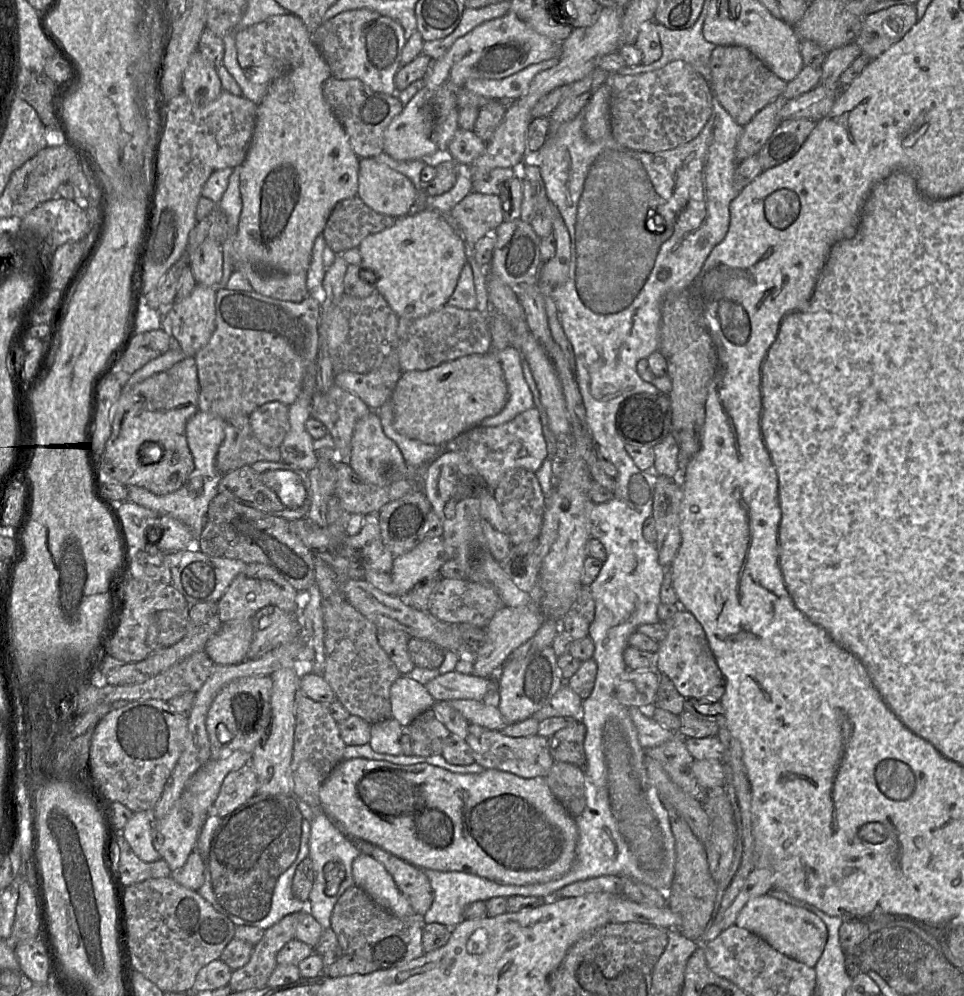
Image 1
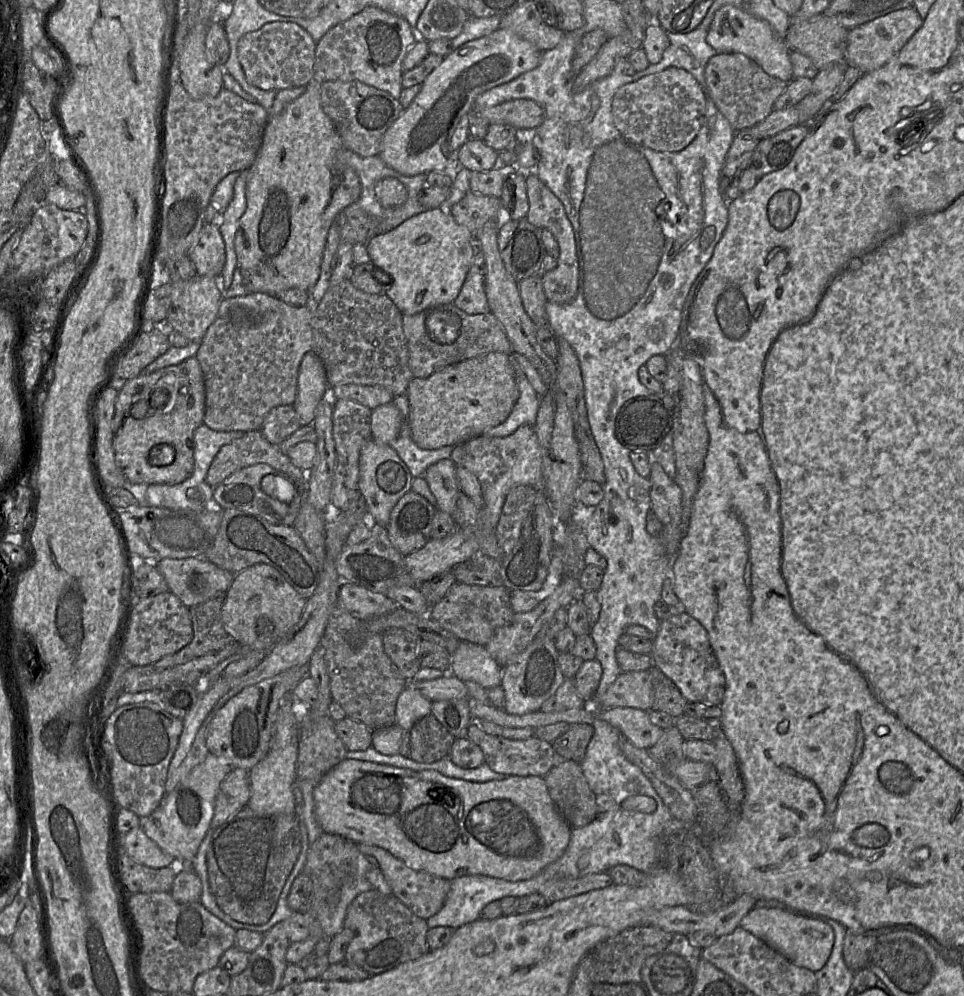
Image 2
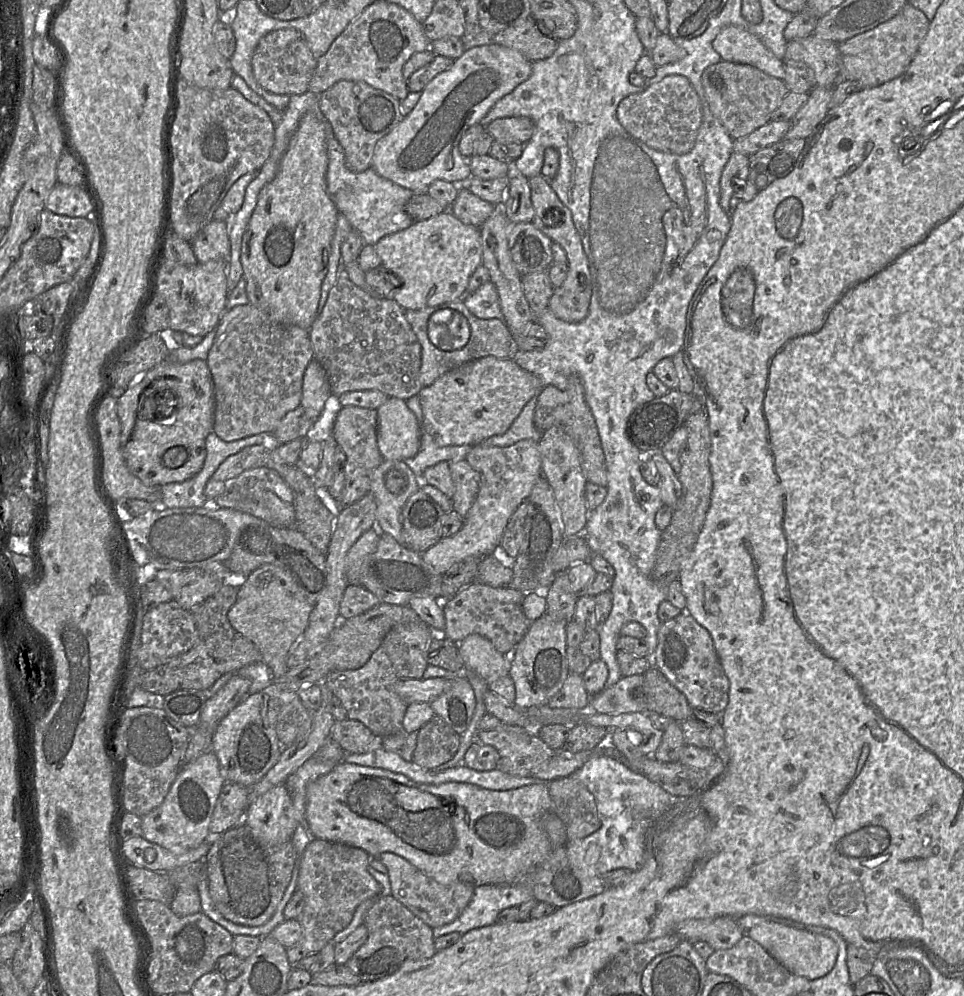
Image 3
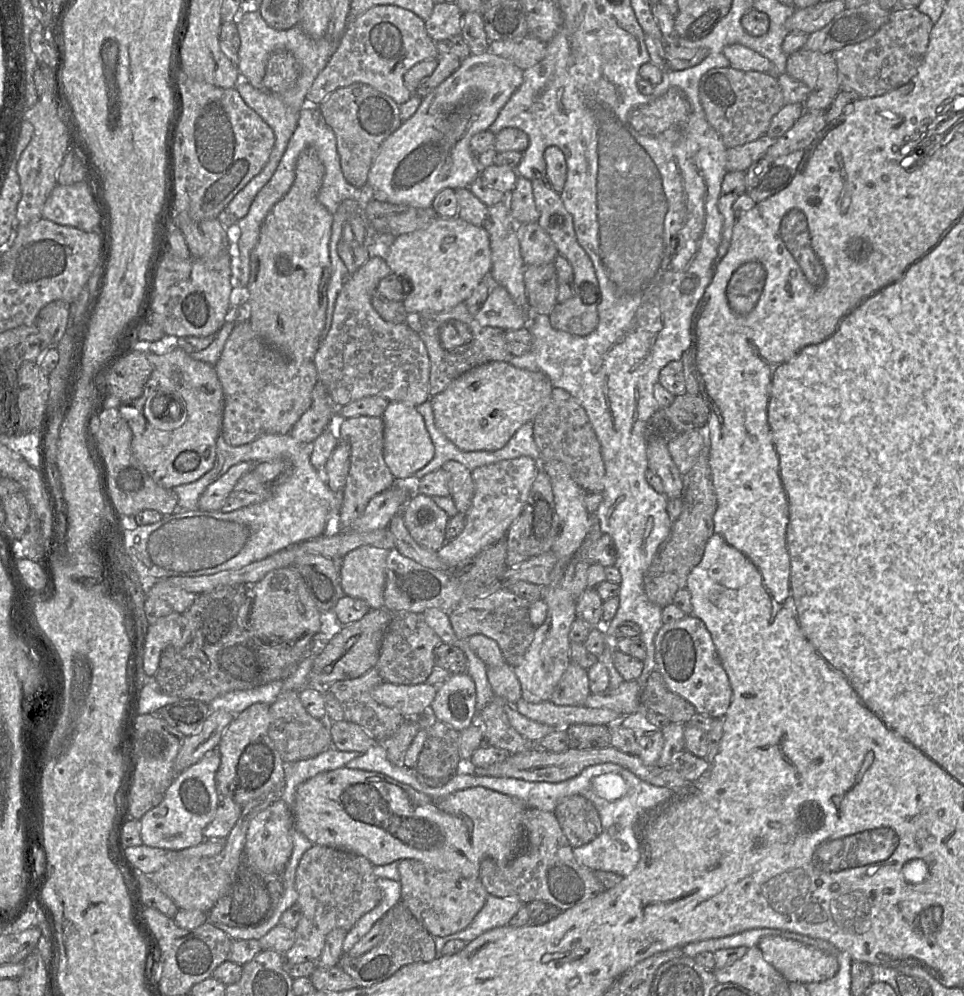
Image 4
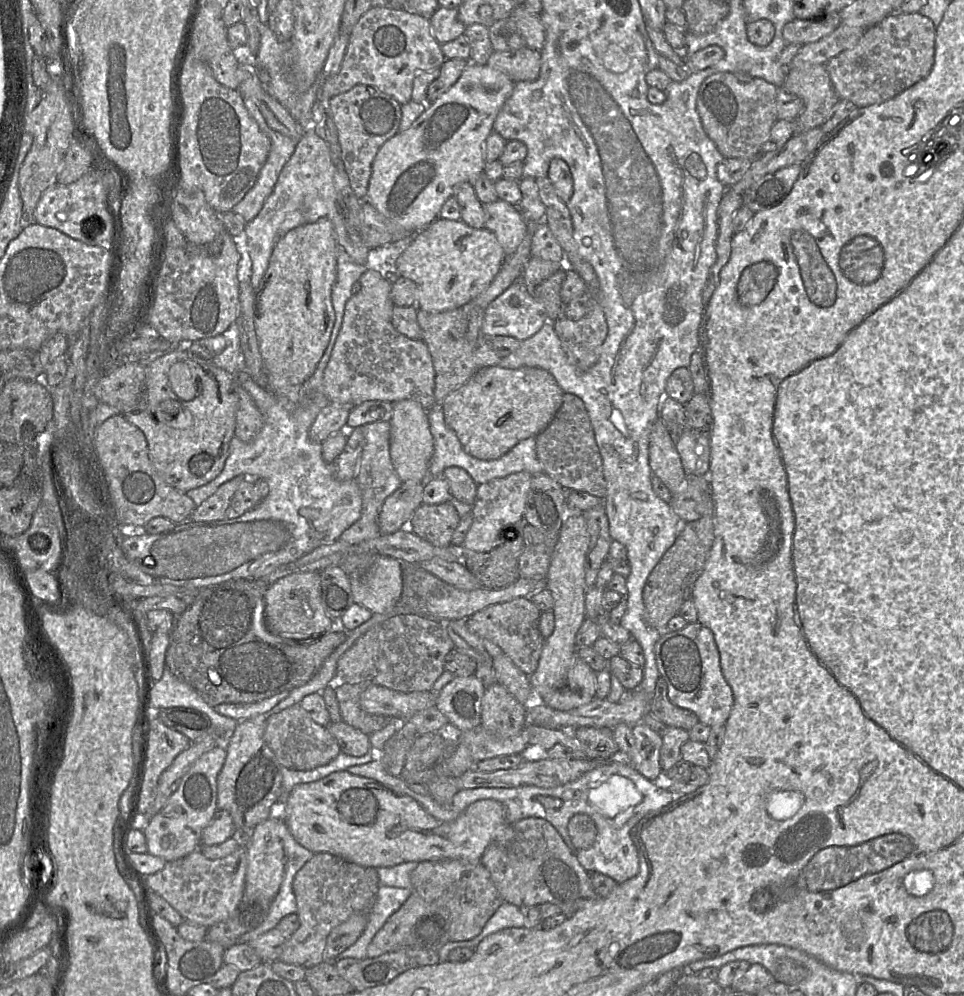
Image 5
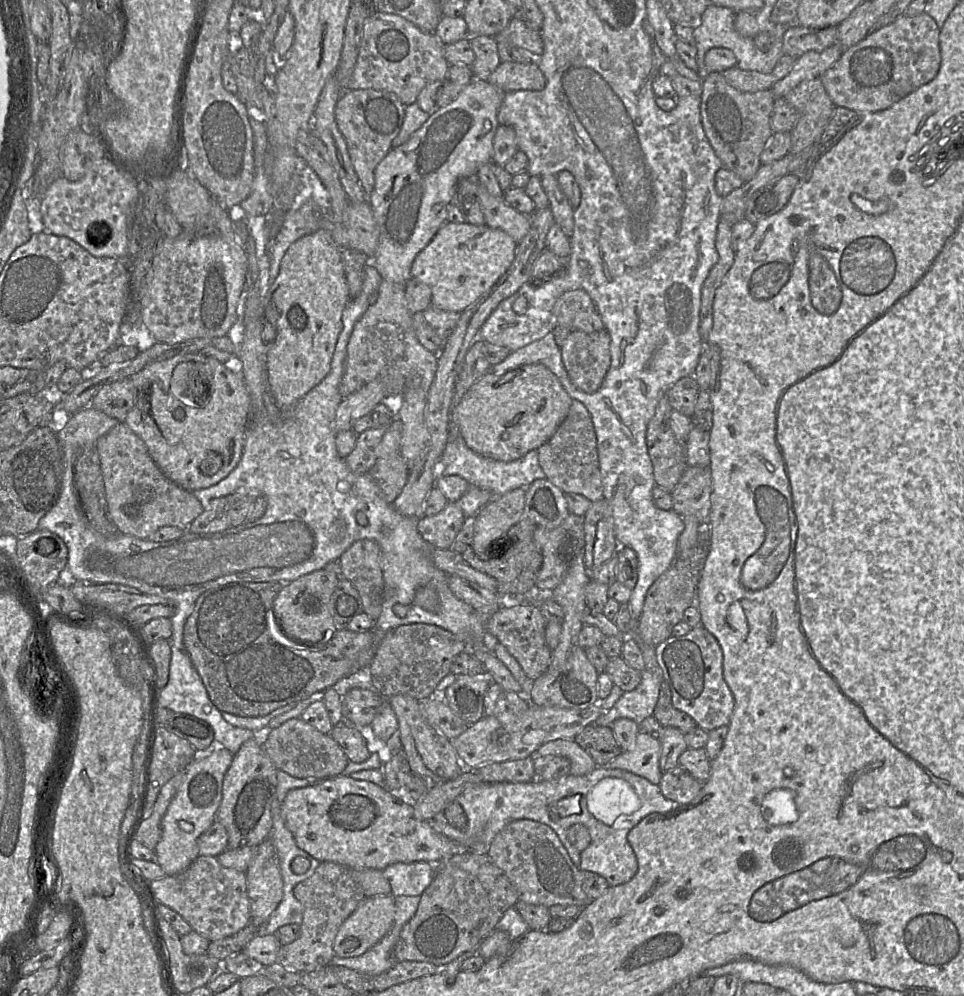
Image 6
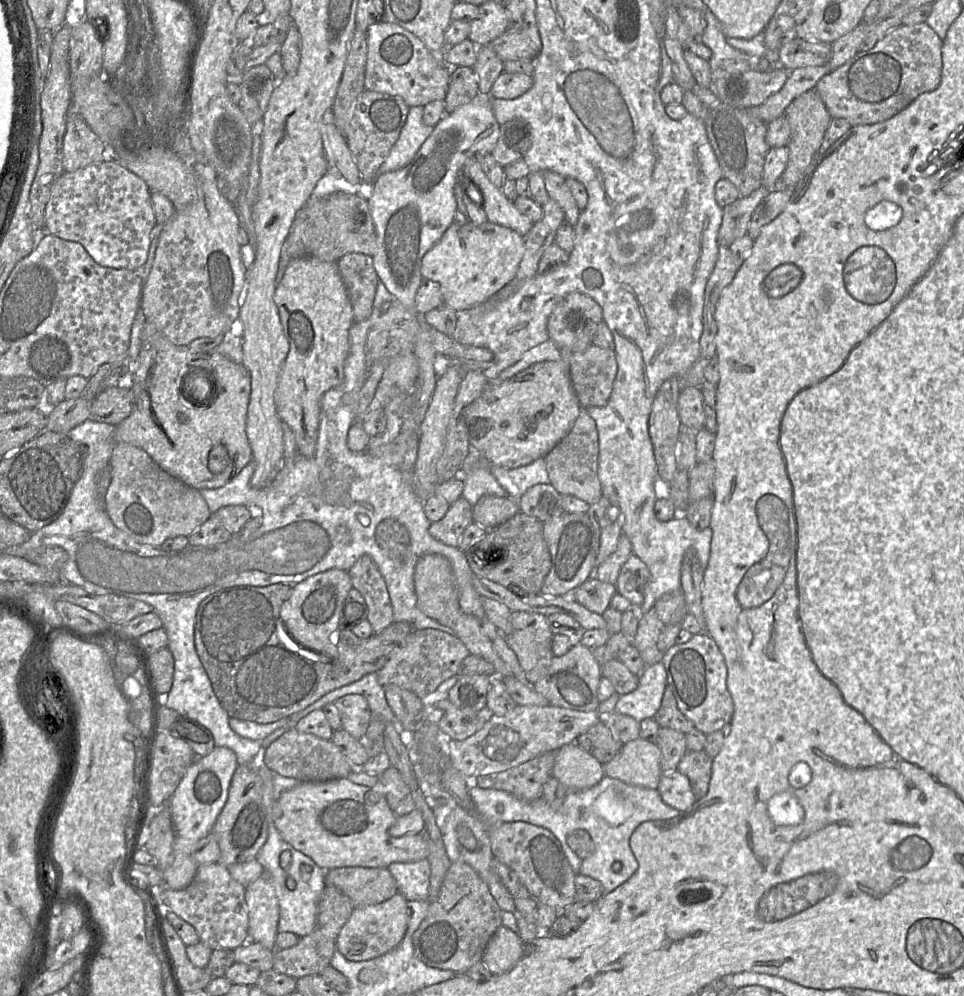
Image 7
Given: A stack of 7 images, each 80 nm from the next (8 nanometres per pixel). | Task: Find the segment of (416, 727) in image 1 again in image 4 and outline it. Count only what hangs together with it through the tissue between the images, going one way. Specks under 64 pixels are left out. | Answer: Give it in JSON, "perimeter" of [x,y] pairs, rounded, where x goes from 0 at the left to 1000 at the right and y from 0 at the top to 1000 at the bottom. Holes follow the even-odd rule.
{"perimeter":[[[451,722],[442,731],[442,736],[443,740],[430,772],[436,778],[444,782],[447,789],[464,786],[467,781],[474,777],[477,762],[487,765],[492,754],[503,747],[502,734],[497,726],[491,726],[480,734],[474,735],[464,727]]]}

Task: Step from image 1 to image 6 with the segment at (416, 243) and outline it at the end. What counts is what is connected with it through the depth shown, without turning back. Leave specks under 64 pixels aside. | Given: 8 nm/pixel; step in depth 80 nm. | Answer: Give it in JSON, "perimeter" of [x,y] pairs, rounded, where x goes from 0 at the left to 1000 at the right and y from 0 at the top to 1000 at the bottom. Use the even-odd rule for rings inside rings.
{"perimeter":[[[464,222],[430,258],[426,276],[447,288],[447,307],[478,315],[510,291],[531,265],[535,249],[536,243],[519,230]]]}

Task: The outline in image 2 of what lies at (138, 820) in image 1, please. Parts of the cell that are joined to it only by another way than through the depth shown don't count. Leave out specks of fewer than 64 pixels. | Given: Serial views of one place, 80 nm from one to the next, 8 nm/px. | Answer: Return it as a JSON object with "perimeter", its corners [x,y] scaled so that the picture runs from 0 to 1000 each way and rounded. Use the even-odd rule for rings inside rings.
{"perimeter":[[[145,829],[127,838],[126,846],[138,863],[152,870],[169,871],[182,864],[182,861],[170,855]]]}

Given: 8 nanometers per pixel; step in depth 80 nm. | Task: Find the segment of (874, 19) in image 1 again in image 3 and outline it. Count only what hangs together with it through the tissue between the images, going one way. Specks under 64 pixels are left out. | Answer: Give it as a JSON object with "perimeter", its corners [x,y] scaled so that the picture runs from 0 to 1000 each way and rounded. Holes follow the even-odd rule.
{"perimeter":[[[942,2],[923,20],[870,44],[872,79],[887,81],[893,88],[907,88],[935,76],[949,58],[964,26],[961,15]]]}

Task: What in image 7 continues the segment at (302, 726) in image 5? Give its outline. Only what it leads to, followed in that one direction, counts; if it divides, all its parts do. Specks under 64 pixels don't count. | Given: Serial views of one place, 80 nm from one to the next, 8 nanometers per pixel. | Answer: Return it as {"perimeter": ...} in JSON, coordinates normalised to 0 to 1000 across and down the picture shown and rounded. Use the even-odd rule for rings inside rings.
{"perimeter":[[[307,731],[295,735],[275,752],[274,766],[286,777],[317,786],[360,781],[364,775],[363,766],[344,743],[335,743],[324,737],[312,736]]]}

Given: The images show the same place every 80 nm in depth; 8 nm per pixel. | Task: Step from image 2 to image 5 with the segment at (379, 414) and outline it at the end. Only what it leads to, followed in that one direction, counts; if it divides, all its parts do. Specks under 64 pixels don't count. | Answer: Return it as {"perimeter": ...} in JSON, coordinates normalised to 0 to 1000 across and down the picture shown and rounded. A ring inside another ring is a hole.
{"perimeter":[[[426,401],[408,405],[408,416],[405,421],[405,458],[414,480],[417,484],[424,482],[437,483],[443,478],[449,453],[450,441],[446,433],[443,411]]]}

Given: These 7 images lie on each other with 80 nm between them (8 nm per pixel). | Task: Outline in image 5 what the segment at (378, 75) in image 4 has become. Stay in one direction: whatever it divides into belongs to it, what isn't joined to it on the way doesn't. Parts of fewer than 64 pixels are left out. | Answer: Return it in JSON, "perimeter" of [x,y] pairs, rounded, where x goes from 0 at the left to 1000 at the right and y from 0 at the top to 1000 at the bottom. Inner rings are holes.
{"perimeter":[[[386,6],[362,34],[352,72],[331,84],[330,99],[342,100],[370,84],[377,84],[392,89],[419,105],[427,99],[429,78],[436,73],[456,69],[462,60],[457,44],[447,33],[445,18],[418,9]]]}

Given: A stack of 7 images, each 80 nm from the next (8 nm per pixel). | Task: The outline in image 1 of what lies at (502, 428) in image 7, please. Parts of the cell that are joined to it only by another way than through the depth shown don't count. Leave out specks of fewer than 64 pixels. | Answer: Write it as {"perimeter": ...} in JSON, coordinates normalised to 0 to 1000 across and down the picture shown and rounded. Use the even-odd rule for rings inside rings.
{"perimeter":[[[515,353],[490,355],[440,372],[418,372],[408,392],[408,430],[420,439],[443,447],[461,448],[463,445],[498,424],[519,415],[527,403],[527,392],[522,370]]]}

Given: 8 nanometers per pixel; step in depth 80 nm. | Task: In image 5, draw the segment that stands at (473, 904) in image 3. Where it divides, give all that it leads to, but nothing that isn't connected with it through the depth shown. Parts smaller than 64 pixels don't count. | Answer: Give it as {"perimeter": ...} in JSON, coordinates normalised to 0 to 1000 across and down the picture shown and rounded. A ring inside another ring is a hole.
{"perimeter":[[[522,906],[495,941],[485,945],[466,946],[464,948],[465,954],[467,956],[473,951],[495,951],[504,940],[531,931],[544,931],[544,921],[539,915],[539,911],[527,906]]]}

